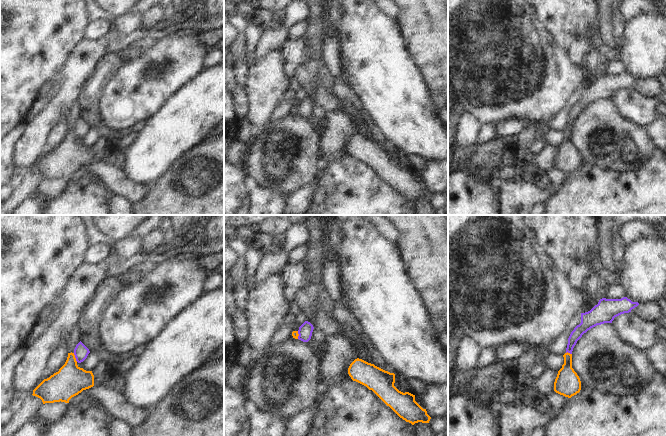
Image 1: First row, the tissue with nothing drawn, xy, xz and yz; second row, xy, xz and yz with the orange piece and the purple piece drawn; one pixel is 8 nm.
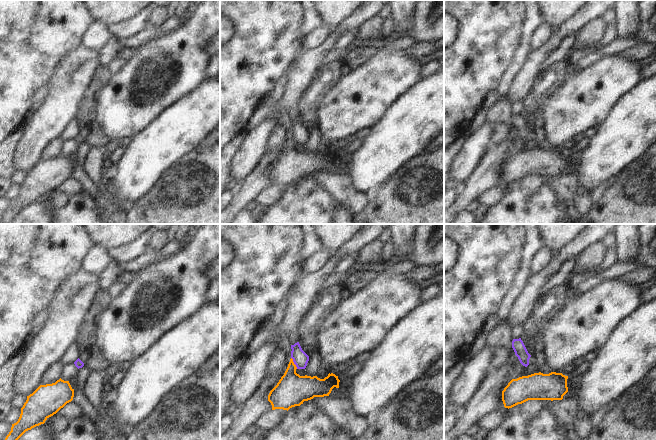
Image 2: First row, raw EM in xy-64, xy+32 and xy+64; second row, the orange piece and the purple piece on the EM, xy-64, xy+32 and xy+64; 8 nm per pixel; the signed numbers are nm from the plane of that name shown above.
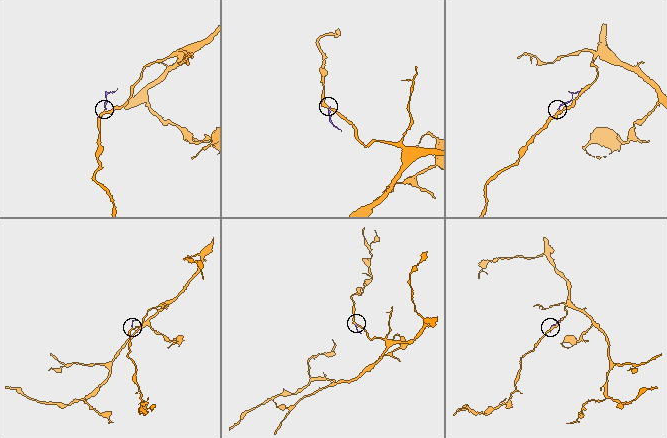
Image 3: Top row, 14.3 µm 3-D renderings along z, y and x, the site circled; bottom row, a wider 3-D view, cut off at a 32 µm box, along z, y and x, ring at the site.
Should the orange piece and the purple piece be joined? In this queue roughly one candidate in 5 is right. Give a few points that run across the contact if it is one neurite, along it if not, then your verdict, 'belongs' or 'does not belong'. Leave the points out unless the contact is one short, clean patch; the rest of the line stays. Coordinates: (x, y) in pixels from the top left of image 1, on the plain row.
line xy (73, 129), (77, 137); does not belong

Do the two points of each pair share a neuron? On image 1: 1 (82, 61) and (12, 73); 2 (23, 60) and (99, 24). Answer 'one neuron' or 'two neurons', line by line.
1: two neurons
2: two neurons

